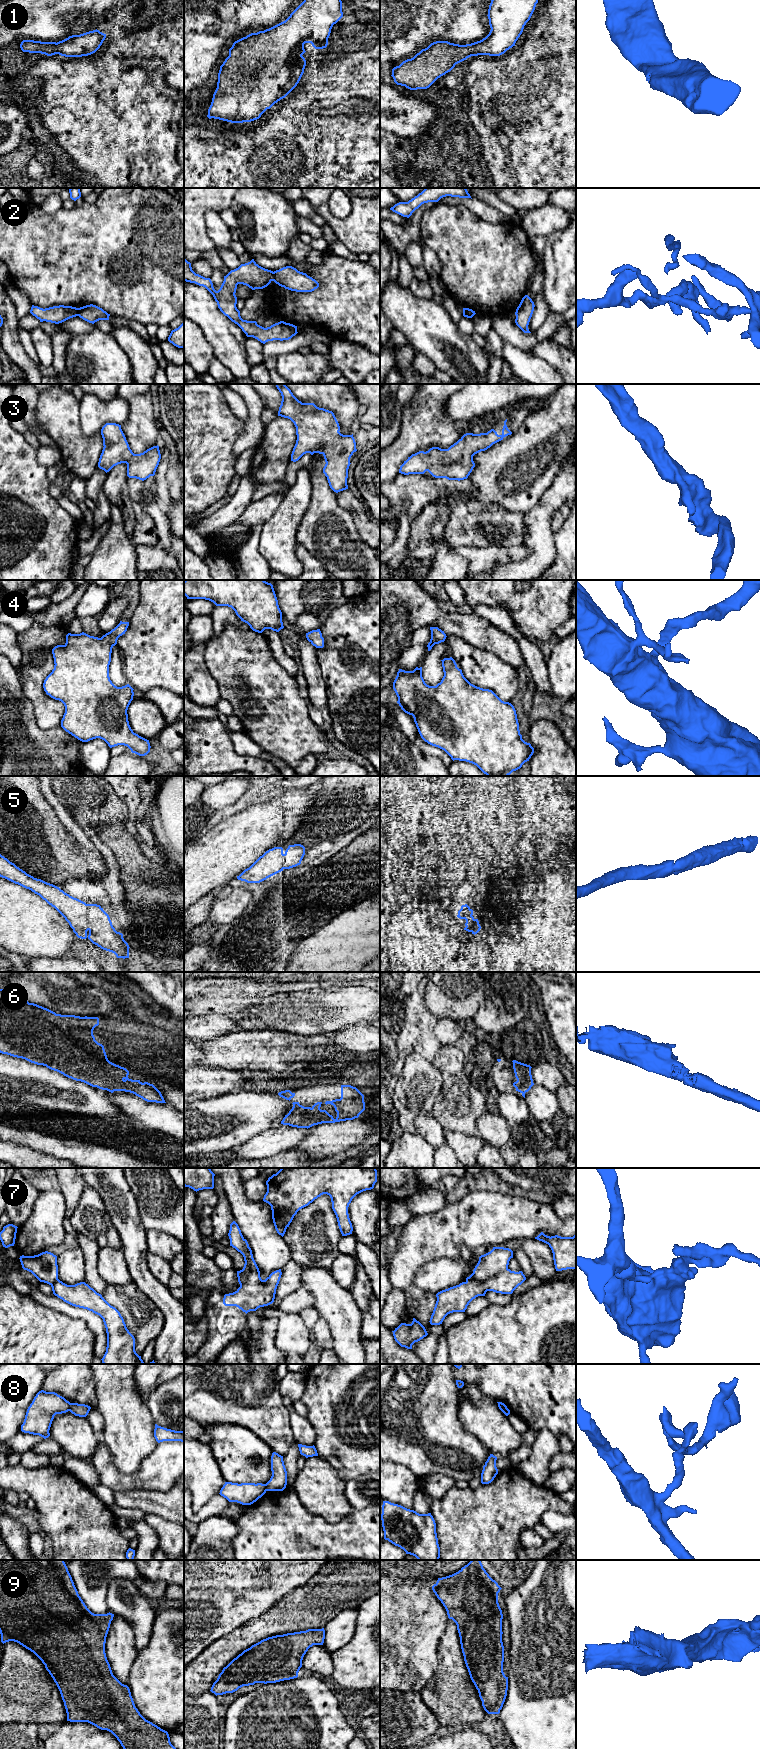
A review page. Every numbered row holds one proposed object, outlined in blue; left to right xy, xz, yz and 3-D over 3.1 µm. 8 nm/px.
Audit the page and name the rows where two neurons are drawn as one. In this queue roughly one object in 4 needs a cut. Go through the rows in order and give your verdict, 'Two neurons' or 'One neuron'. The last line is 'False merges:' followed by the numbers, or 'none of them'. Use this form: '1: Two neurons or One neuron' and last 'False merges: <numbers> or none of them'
1: One neuron
2: Two neurons
3: One neuron
4: One neuron
5: One neuron
6: One neuron
7: Two neurons
8: Two neurons
9: One neuron
False merges: 2, 7, 8

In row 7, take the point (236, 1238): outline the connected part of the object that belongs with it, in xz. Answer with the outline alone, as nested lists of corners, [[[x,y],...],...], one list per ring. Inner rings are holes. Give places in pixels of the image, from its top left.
[[[233,1221],[230,1224],[230,1230],[228,1236],[230,1239],[230,1246],[235,1248],[244,1257],[244,1261],[245,1261],[244,1267],[242,1270],[237,1271],[238,1282],[241,1286],[246,1282],[247,1278],[249,1277],[250,1266],[247,1258],[248,1256],[247,1245],[244,1241],[244,1237],[241,1233],[241,1230],[235,1221]]]

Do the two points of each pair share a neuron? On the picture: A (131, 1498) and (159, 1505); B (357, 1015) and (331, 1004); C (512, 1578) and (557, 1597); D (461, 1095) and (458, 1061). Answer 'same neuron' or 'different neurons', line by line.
A: same neuron
B: same neuron
C: different neurons
D: different neurons

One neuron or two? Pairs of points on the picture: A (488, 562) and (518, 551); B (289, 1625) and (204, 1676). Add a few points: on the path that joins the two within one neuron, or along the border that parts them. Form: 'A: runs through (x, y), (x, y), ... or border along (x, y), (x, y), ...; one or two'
A: runs through (495, 555), (511, 553); one
B: runs through (267, 1625), (238, 1640), (224, 1654); one

